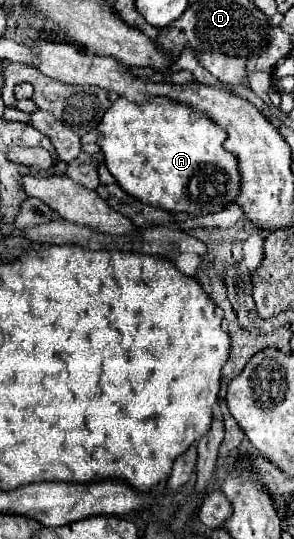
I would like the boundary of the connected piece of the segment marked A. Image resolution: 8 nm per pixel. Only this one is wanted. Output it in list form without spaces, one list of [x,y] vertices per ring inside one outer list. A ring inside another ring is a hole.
[[[118,98],[104,114],[98,130],[98,146],[102,148],[108,170],[122,186],[122,190],[126,190],[142,204],[158,206],[168,212],[204,216],[224,210],[226,204],[234,204],[236,196],[240,194],[238,160],[222,146],[226,140],[226,132],[212,120],[206,120],[206,116],[194,116],[194,112],[190,112],[190,108],[186,108],[184,104],[166,104],[166,98],[154,98],[146,104],[134,104],[126,98]]]

